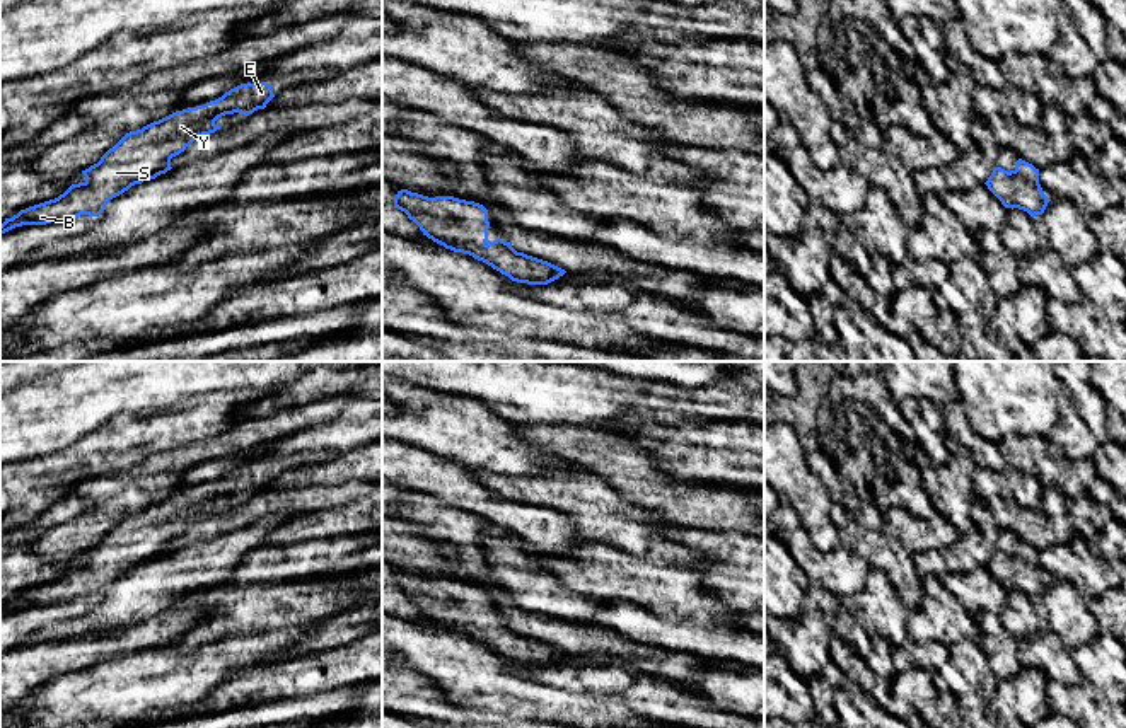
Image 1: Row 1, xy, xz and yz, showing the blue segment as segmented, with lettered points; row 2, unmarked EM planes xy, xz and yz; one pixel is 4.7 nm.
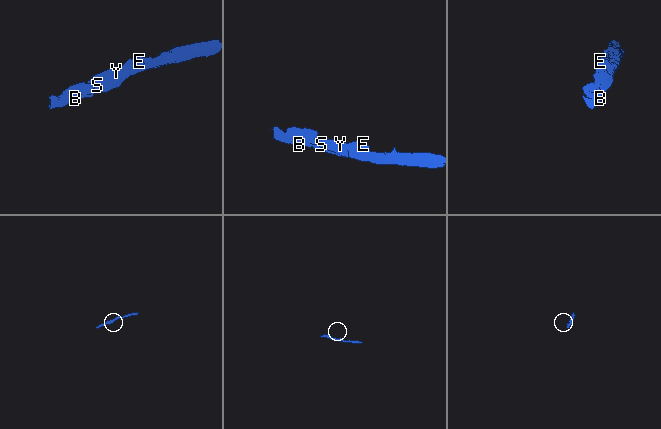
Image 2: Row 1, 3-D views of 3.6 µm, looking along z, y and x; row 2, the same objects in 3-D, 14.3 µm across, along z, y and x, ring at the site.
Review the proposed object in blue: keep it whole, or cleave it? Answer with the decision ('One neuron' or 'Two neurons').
One neuron

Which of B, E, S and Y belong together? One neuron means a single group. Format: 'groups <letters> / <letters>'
groups B E S Y

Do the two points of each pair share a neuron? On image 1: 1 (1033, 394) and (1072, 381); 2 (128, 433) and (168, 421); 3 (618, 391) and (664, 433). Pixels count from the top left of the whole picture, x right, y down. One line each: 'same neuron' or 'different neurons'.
1: different neurons
2: same neuron
3: different neurons

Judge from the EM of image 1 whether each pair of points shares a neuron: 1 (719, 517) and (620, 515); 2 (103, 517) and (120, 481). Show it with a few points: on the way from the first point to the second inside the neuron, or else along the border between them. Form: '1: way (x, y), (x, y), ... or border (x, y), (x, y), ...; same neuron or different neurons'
1: border (625, 500), (655, 508), (667, 517); different neurons
2: border (99, 505), (86, 508); different neurons

